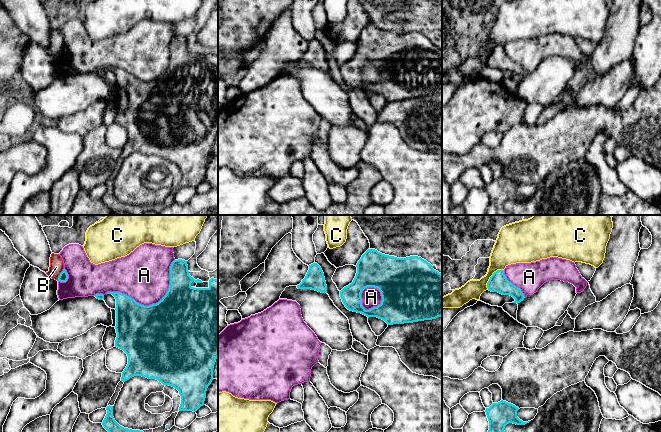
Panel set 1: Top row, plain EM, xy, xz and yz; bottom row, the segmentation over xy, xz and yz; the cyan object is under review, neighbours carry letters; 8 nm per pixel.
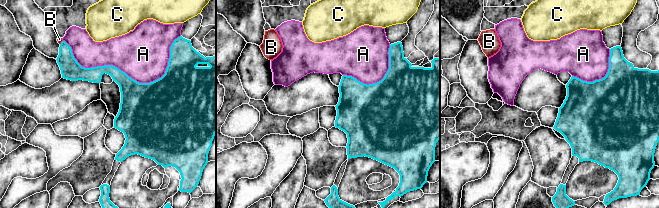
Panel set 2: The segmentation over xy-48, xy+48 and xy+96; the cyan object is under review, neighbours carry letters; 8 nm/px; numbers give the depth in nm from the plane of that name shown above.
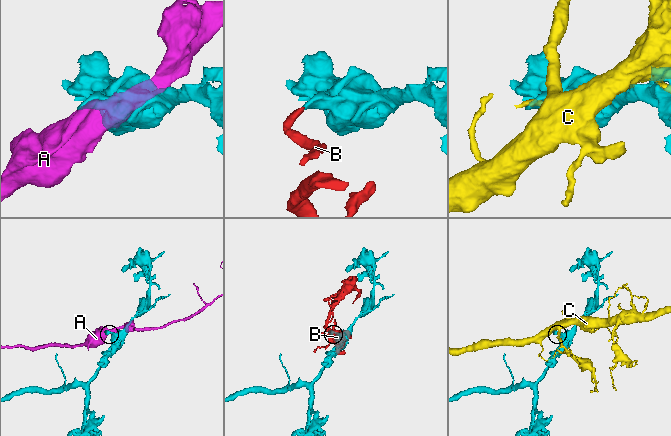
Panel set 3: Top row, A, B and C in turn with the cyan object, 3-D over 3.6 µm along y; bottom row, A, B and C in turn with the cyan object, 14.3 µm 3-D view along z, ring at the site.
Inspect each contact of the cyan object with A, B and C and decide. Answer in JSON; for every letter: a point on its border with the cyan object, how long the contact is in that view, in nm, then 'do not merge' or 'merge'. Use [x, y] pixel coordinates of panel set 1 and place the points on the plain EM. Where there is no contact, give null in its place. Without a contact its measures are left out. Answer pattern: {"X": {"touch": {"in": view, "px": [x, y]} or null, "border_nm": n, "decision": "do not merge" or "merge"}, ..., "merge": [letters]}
{"A": {"touch": {"in": "xy", "px": [153, 80]}, "border_nm": 600, "decision": "do not merge"}, "B": {"touch": {"in": "xy", "px": [60, 50]}, "border_nm": 110, "decision": "do not merge"}, "C": {"touch": {"in": "yz", "px": [491, 52]}, "border_nm": 220, "decision": "do not merge"}, "merge": []}

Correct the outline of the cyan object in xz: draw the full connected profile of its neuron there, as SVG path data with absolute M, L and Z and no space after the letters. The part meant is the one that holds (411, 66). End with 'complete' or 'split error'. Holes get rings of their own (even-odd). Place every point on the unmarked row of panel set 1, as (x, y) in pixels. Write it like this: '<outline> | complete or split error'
M368 25L358 37L357 49L351 60L340 67L340 73L345 83L353 88L361 89L369 93L377 93L388 101L413 99L424 96L432 96L442 93L442 50L433 45L433 42L418 32L397 34ZM367 63L377 64L381 68L382 77L377 83L366 86L362 82L361 69Z | complete

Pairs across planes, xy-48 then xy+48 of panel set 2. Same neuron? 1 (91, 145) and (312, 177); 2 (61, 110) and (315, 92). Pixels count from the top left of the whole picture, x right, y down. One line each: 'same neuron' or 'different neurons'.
1: same neuron
2: same neuron

